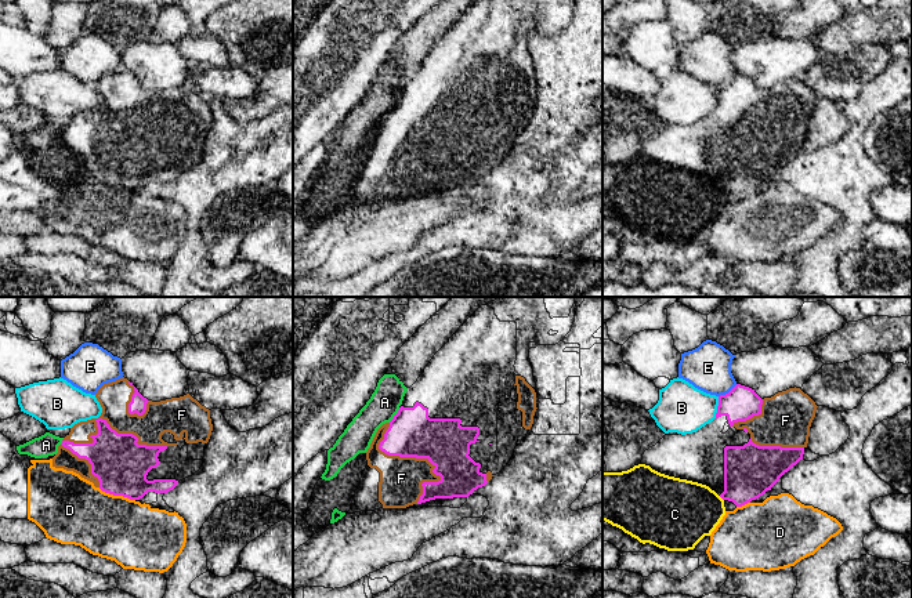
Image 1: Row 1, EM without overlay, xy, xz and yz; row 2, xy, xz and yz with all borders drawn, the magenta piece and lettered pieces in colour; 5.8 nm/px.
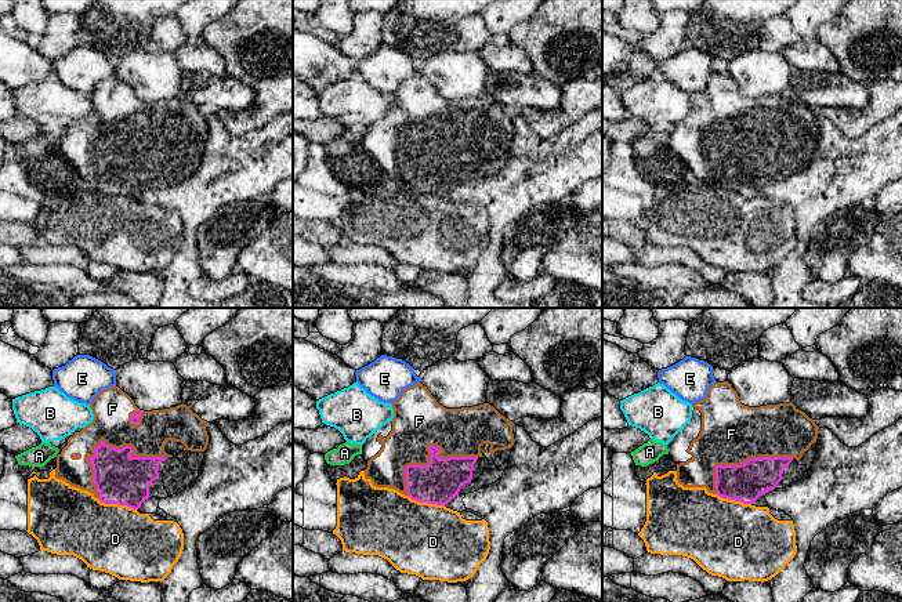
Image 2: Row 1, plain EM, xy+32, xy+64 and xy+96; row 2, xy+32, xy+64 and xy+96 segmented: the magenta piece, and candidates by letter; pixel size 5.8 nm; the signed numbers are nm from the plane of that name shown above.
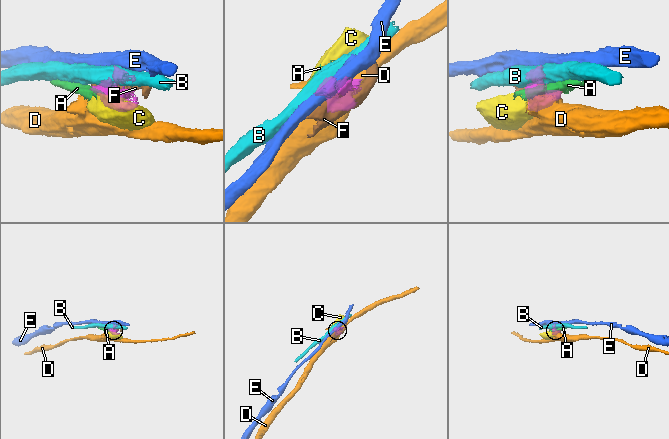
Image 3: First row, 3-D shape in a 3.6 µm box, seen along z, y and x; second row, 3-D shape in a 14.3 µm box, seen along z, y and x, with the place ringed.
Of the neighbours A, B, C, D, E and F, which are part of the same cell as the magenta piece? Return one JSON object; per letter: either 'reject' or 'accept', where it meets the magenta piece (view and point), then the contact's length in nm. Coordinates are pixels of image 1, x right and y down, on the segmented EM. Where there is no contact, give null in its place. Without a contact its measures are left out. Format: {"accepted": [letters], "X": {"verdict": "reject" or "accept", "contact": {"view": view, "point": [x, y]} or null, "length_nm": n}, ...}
{"accepted": ["F"], "A": {"verdict": "reject", "contact": {"view": "xz", "point": [395, 415]}, "length_nm": 110}, "B": {"verdict": "reject", "contact": {"view": "yz", "point": [717, 408]}, "length_nm": 130}, "C": {"verdict": "reject", "contact": {"view": "yz", "point": [722, 497]}, "length_nm": 40}, "D": {"verdict": "reject", "contact": {"view": "xy", "point": [116, 495]}, "length_nm": 220}, "E": {"verdict": "reject", "contact": {"view": "yz", "point": [728, 392]}, "length_nm": 130}, "F": {"verdict": "accept", "contact": {"view": "xz", "point": [419, 457]}, "length_nm": 500}}

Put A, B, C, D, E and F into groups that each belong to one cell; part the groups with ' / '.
A C / B / D / E / F

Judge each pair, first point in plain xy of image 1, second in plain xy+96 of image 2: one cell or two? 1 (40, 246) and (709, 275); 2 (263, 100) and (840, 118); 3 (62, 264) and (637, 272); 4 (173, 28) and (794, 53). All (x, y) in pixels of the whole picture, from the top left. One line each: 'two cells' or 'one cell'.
1: one cell
2: one cell
3: one cell
4: two cells

